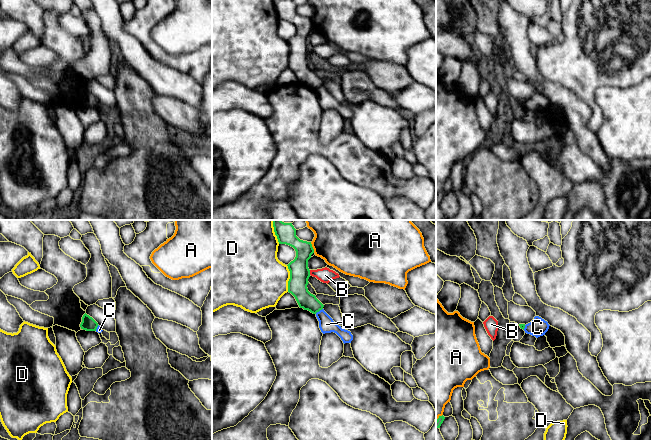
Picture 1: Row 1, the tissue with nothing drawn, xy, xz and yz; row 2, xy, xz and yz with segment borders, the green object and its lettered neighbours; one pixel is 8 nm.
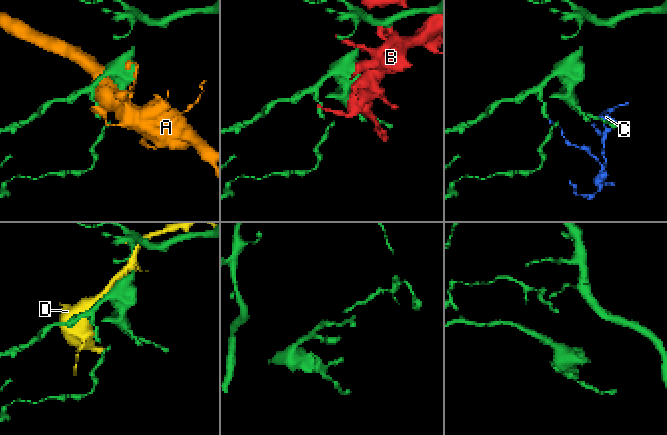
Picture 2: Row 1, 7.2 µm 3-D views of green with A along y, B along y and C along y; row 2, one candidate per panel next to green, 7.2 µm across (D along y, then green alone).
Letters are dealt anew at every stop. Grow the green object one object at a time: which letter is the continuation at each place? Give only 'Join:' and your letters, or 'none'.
Join: none

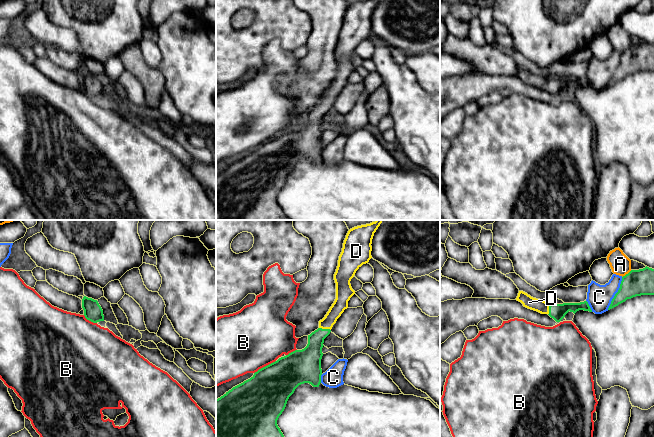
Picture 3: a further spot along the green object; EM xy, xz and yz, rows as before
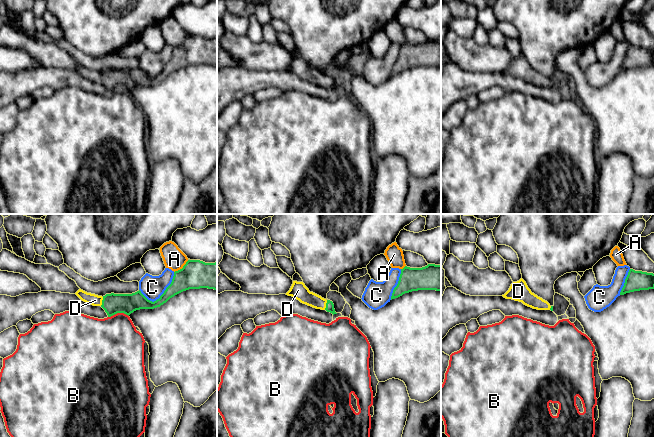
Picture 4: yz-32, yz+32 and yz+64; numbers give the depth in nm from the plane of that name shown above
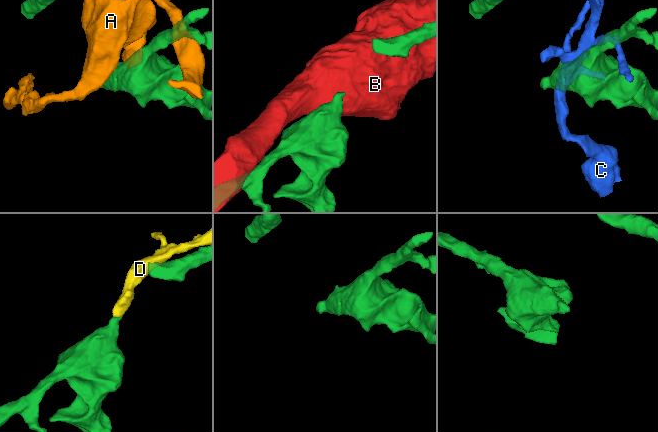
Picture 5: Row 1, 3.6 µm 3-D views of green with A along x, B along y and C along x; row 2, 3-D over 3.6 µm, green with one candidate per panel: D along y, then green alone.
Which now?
Join: D

